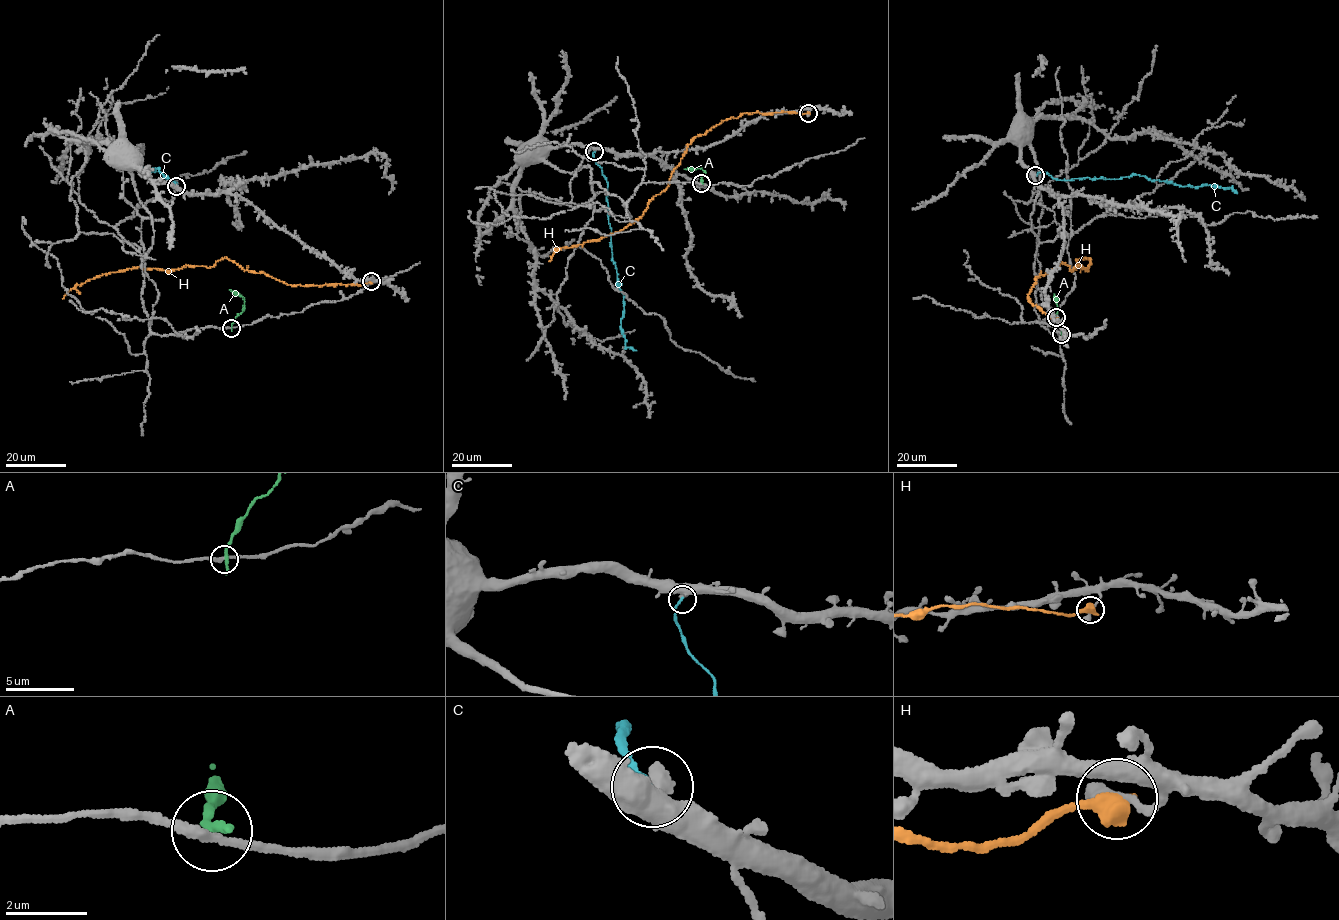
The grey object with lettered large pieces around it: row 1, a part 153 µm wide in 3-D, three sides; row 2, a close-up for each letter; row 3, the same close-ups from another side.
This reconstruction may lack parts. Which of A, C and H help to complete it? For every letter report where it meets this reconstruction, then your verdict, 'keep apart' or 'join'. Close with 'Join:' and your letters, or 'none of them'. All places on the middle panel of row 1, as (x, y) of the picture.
A: meets grey at (701, 183); keep apart
C: meets grey at (594, 151); keep apart
H: meets grey at (808, 113); keep apart
Join: none of them

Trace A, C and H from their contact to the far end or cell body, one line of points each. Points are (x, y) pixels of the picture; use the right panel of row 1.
A: (1061, 333), (1054, 294)
C: (1035, 175), (1045, 171), (1055, 179), (1069, 180), (1137, 174), (1181, 186), (1231, 187), (1237, 193)
H: (1055, 317), (1028, 301), (1034, 279), (1062, 263), (1072, 271), (1086, 269), (1089, 258), (1077, 260), (1080, 272)

